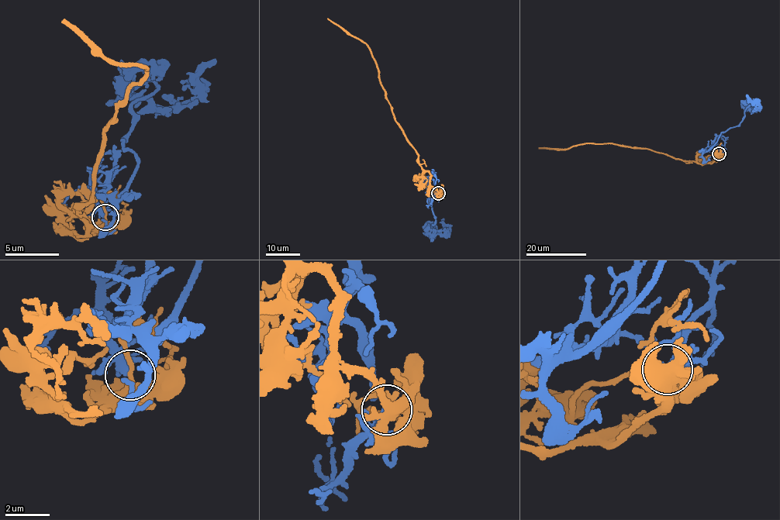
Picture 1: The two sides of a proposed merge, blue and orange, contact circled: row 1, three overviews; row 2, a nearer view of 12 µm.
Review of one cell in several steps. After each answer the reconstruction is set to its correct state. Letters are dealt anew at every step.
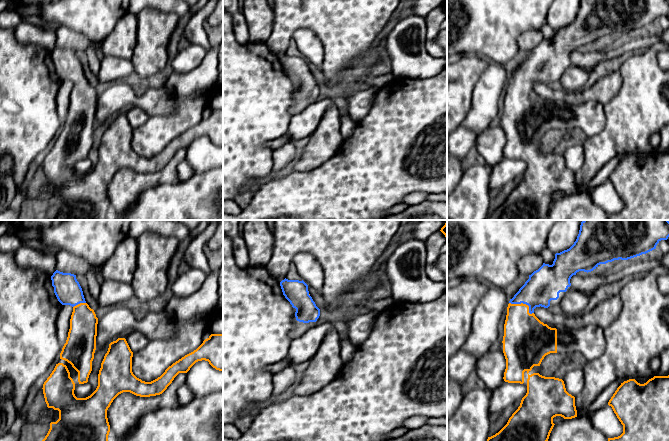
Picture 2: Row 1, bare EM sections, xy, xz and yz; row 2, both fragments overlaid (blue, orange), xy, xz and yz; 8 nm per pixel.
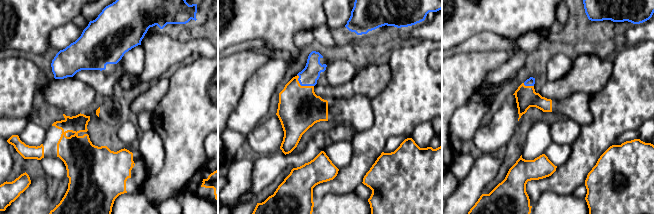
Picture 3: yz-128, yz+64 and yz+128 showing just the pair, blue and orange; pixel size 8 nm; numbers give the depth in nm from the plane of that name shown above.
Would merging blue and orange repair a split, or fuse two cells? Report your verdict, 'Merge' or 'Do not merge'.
Merge

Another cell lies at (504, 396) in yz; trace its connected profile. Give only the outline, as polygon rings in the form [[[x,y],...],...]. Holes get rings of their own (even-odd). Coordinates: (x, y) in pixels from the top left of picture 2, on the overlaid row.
[[[503,382],[491,395],[488,414],[502,412],[516,401],[521,401],[527,393],[527,387],[520,383]]]

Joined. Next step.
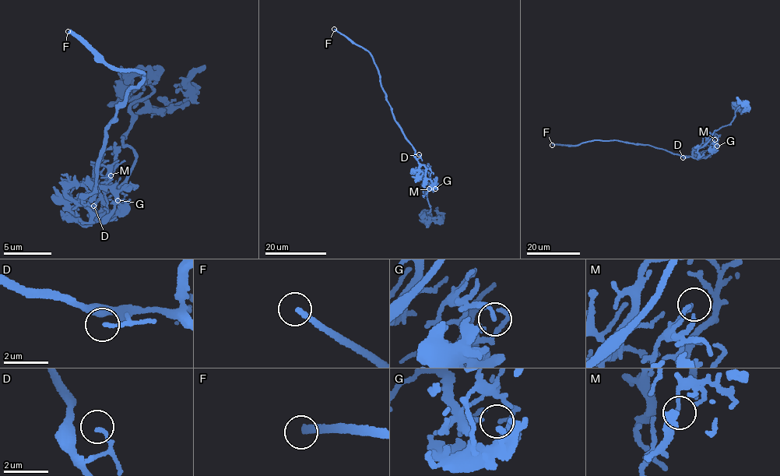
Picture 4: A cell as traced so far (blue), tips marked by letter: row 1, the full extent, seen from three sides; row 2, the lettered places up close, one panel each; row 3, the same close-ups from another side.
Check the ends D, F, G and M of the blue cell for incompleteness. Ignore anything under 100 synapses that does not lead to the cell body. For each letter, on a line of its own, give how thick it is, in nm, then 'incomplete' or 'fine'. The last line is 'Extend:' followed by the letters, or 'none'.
D: 140 nm | fine
F: 260 nm | fine
G: 140 nm | fine
M: 140 nm | fine
Extend: none

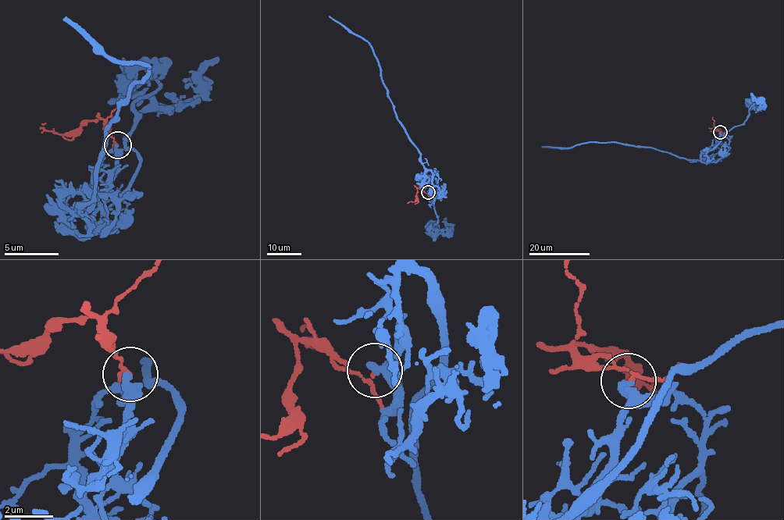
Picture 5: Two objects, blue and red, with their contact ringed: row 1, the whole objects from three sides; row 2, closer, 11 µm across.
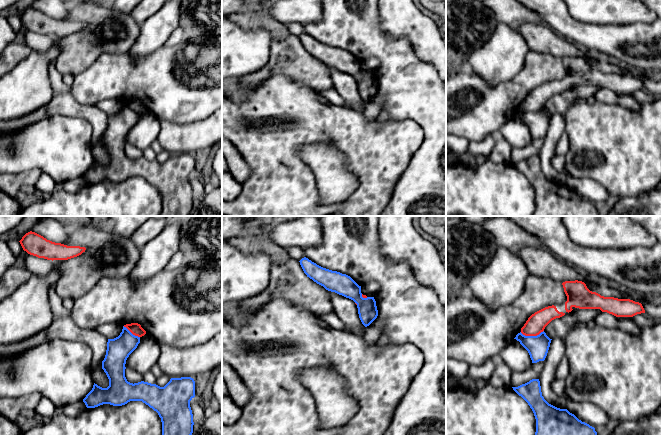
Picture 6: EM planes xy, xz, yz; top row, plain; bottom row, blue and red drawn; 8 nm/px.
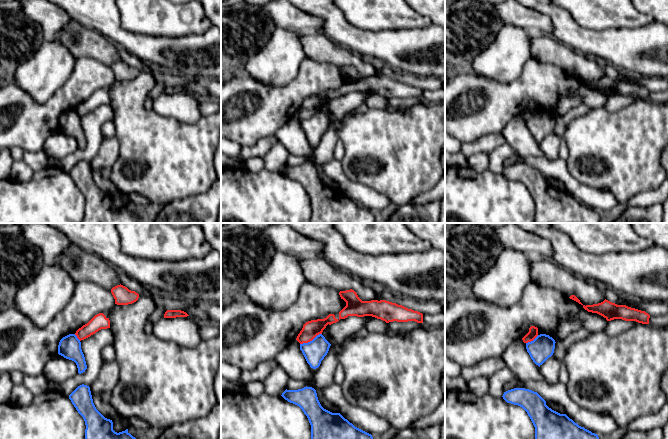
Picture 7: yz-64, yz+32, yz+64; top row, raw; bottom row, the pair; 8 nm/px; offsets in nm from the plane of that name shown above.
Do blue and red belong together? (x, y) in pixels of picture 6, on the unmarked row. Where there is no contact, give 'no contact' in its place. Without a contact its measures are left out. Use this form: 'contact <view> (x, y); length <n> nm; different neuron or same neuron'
contact yz (531, 112); length 190 nm; different neuron

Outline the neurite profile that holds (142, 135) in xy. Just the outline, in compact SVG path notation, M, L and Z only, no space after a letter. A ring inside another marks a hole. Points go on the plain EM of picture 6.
M145 110L140 113L140 119L137 124L129 131L125 143L133 144L140 150L151 147L151 144L157 140L161 129L159 121L152 113Z

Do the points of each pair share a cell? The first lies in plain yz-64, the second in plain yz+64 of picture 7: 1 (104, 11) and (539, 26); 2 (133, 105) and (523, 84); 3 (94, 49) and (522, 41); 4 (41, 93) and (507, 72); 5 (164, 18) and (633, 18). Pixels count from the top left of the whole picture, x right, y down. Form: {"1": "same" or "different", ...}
{"1": "different", "2": "different", "3": "different", "4": "same", "5": "same"}

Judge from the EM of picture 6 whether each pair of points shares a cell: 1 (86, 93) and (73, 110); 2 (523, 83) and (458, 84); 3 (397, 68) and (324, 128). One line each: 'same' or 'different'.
1: different
2: same
3: different

